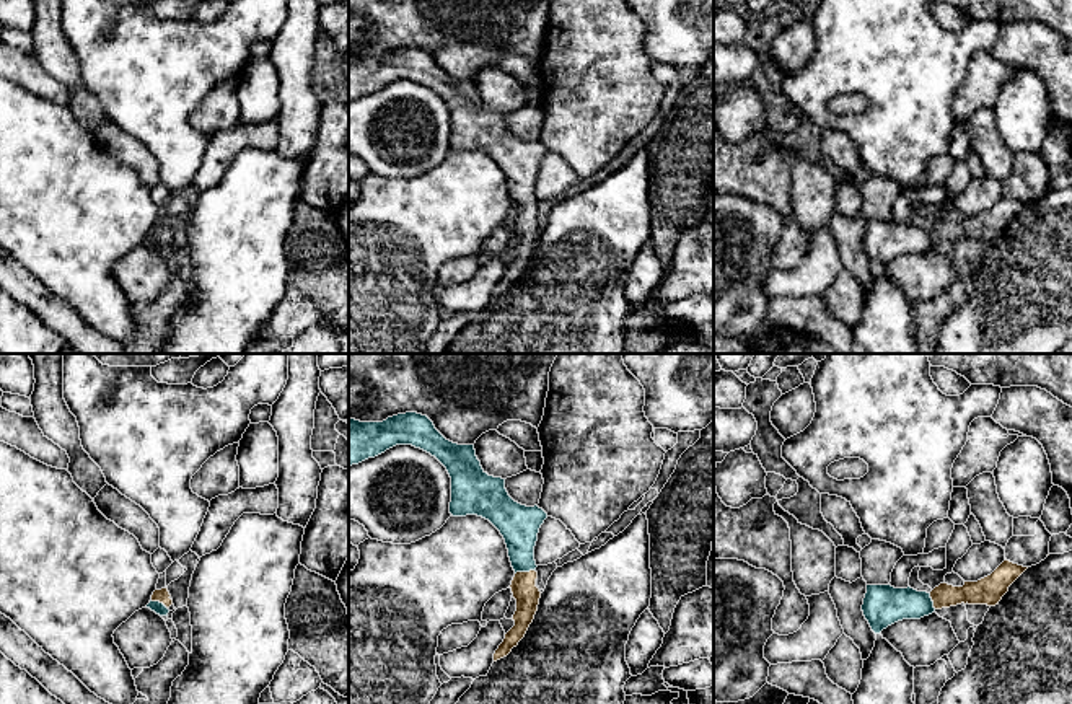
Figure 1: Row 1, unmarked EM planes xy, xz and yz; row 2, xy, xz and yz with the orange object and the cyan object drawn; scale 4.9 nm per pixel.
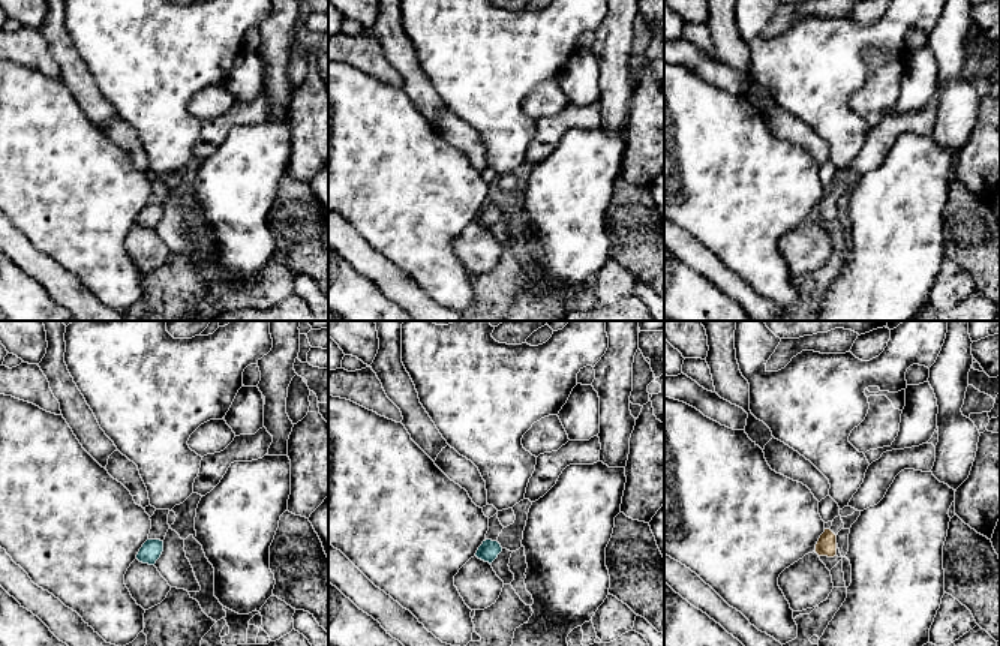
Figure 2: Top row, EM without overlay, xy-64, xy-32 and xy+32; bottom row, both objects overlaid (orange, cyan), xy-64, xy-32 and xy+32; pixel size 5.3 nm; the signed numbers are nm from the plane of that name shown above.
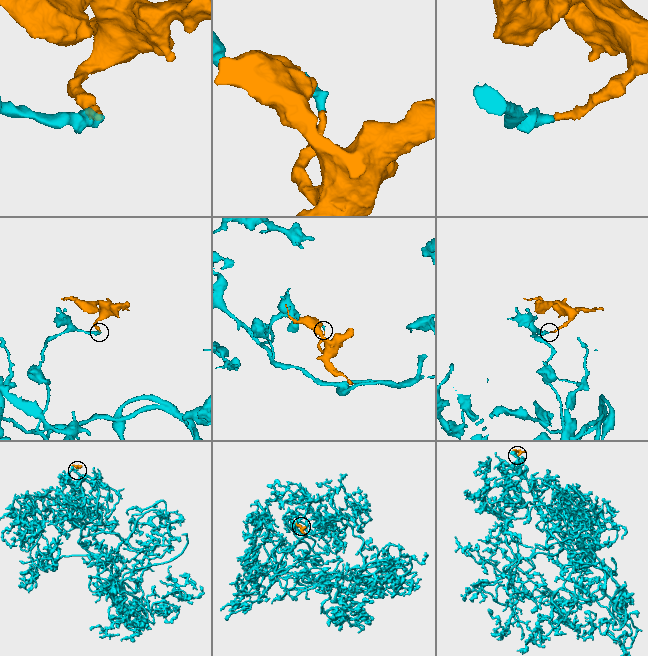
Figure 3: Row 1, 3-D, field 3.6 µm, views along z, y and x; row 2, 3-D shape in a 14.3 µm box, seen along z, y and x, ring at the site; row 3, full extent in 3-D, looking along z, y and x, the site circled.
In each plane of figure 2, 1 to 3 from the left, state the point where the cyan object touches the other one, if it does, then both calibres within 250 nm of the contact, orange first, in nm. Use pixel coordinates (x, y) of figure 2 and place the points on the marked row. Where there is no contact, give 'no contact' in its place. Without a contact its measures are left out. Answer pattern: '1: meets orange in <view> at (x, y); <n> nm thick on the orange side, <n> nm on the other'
1: no contact
2: no contact
3: no contact

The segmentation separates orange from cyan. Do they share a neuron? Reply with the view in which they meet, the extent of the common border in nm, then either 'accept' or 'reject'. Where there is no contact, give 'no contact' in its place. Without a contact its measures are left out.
xz | 110 nm | accept

